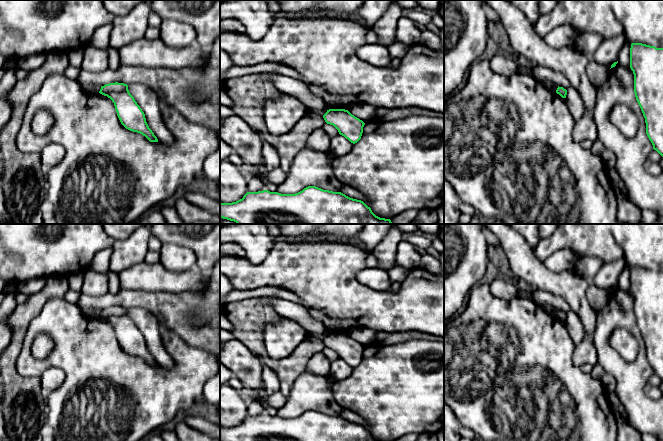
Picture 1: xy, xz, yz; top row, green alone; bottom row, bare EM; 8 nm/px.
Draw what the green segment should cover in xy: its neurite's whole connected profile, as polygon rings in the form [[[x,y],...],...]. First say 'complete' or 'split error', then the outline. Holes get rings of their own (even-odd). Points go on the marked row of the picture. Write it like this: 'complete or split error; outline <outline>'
complete; outline [[[109,83],[101,86],[100,94],[112,100],[121,124],[128,130],[145,136],[150,142],[158,142],[149,128],[145,114],[124,83]]]

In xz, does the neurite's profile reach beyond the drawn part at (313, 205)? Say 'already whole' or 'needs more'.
already whole

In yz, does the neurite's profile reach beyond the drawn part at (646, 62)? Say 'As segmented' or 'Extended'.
As segmented

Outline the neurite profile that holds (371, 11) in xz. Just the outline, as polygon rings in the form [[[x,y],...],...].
[[[365,0],[364,4],[359,9],[364,26],[367,29],[372,29],[374,24],[395,1],[396,0]]]

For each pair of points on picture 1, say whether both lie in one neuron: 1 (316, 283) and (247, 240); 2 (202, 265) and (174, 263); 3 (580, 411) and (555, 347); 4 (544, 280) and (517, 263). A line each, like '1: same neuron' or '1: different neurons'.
1: different neurons
2: different neurons
3: same neuron
4: same neuron

